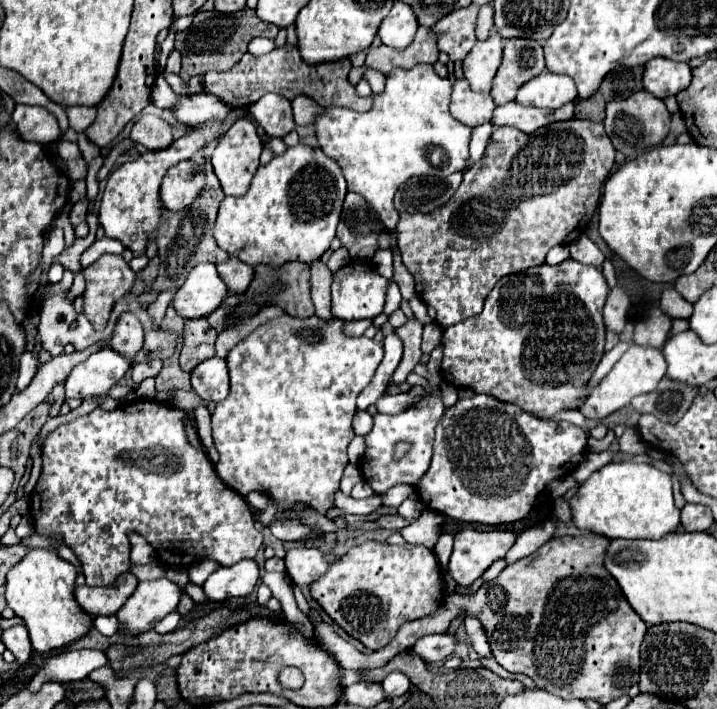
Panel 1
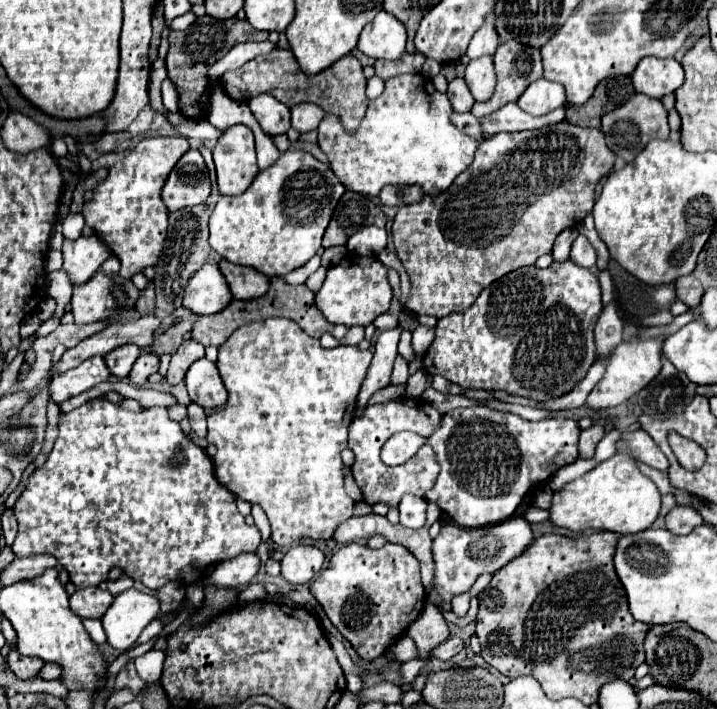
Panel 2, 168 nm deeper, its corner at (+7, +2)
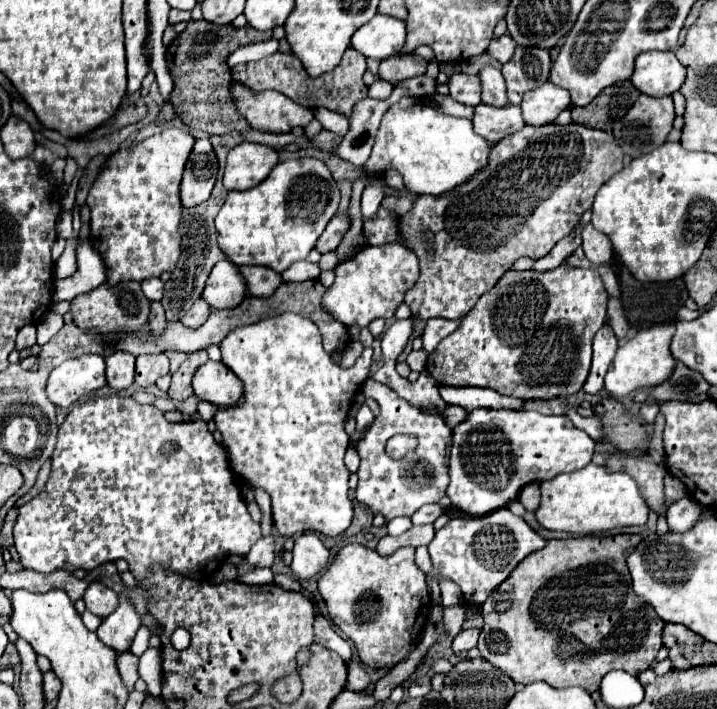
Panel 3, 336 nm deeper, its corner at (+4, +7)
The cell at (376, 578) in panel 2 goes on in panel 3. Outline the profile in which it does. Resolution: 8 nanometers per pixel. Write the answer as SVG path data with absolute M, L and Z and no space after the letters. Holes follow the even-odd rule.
M348 544L320 578L318 590L332 622L356 644L360 660L370 668L394 668L404 660L432 608L426 576L414 562L414 548L400 548L384 558L362 544Z

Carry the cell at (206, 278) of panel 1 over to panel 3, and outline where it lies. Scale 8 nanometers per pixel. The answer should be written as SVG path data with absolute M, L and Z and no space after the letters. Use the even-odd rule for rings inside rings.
M222 260L214 266L202 298L210 308L236 308L246 298L246 290L240 270L230 260Z

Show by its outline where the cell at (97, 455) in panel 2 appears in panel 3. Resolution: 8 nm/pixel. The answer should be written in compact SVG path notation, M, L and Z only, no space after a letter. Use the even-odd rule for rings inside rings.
M116 394L96 398L96 400L90 400L84 404L76 404L72 408L72 412L66 416L66 420L58 432L56 452L52 456L52 476L40 496L30 500L26 506L18 508L18 520L14 526L14 542L16 542L16 550L20 554L20 562L24 568L32 568L36 572L54 572L54 570L64 568L68 572L74 572L78 568L94 570L96 566L100 566L104 562L116 562L116 560L124 558L130 564L130 572L134 574L136 580L146 578L152 564L162 564L176 574L182 574L182 576L188 576L194 580L202 580L210 572L214 572L228 556L232 556L232 554L246 556L248 550L256 544L256 540L260 536L262 536L260 524L250 518L250 514L246 510L246 502L242 500L240 488L234 484L234 474L228 464L228 454L226 454L224 446L214 440L214 436L210 434L204 420L172 424L164 418L164 414L158 408L144 406L144 404L138 404L134 398L122 398Z

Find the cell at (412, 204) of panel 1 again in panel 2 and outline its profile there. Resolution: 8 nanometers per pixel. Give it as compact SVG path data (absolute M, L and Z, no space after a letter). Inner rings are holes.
M387 185L381 189L381 203L389 207L403 207L419 203L425 197L425 191L419 185Z

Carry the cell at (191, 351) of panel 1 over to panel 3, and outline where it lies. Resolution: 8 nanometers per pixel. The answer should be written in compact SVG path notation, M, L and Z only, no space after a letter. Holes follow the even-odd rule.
M206 350L192 352L188 356L188 360L180 366L180 370L172 374L172 384L170 384L168 396L172 400L186 400L186 398L190 398L194 394L194 390L192 390L192 376L200 368L200 364L206 364L206 362L208 362Z

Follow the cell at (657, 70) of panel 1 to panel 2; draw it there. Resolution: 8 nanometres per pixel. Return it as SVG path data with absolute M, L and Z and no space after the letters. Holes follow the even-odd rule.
M645 57L631 75L637 93L661 99L683 83L683 67L675 59Z

